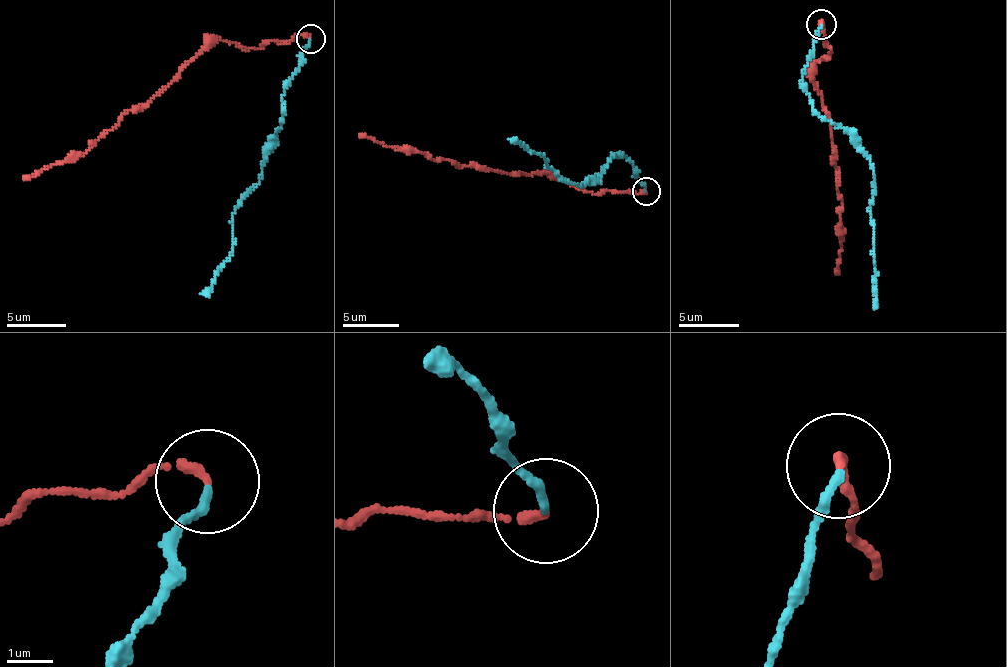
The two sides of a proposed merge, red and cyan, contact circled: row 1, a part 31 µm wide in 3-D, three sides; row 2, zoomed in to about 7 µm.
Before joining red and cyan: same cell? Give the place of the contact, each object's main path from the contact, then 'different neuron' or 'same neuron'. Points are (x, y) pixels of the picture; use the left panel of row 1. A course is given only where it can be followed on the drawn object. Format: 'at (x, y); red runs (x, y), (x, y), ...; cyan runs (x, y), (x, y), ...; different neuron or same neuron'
at (310, 38); red runs (310, 39), (295, 35), (289, 40), (262, 40), (254, 49), (211, 40), (92, 145), (23, 178); cyan runs (310, 39), (282, 99), (283, 119), (259, 179), (232, 216), (233, 255), (215, 283), (200, 294); different neuron

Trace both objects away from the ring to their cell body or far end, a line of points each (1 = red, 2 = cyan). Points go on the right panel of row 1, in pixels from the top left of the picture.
1: (822, 25), (824, 43), (831, 52), (815, 66), (814, 86), (830, 118), (842, 211), (836, 274)
2: (822, 25), (803, 86), (822, 117), (841, 124), (873, 168), (871, 217), (875, 308)

